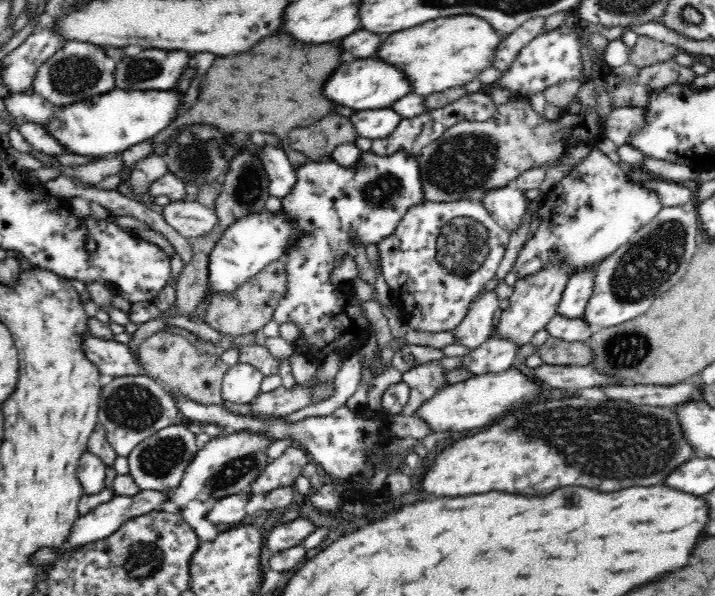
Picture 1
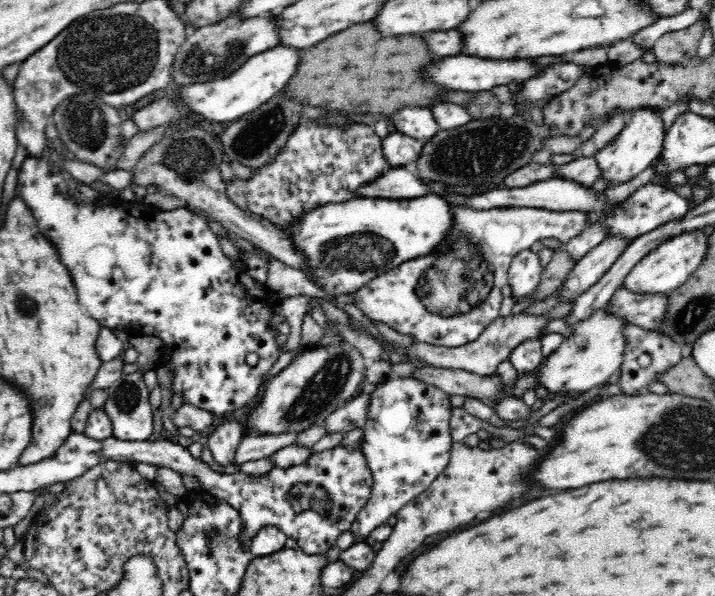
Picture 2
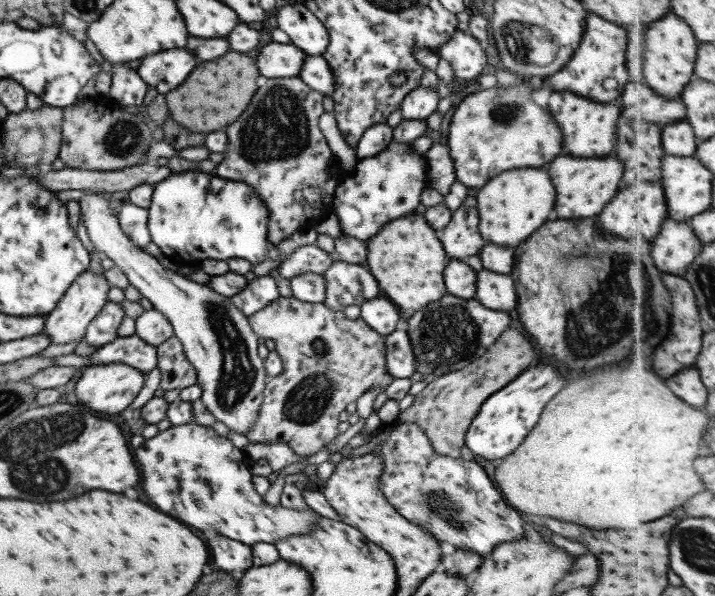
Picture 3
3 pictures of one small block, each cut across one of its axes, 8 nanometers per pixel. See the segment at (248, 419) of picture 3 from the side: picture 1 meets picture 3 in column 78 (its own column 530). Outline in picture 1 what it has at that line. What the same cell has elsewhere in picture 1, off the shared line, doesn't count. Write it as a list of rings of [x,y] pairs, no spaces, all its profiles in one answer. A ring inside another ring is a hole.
[[[513,184],[488,191],[482,200],[491,217],[501,227],[508,230],[508,234],[517,230],[525,220],[525,215],[532,200],[528,199],[525,191]]]

